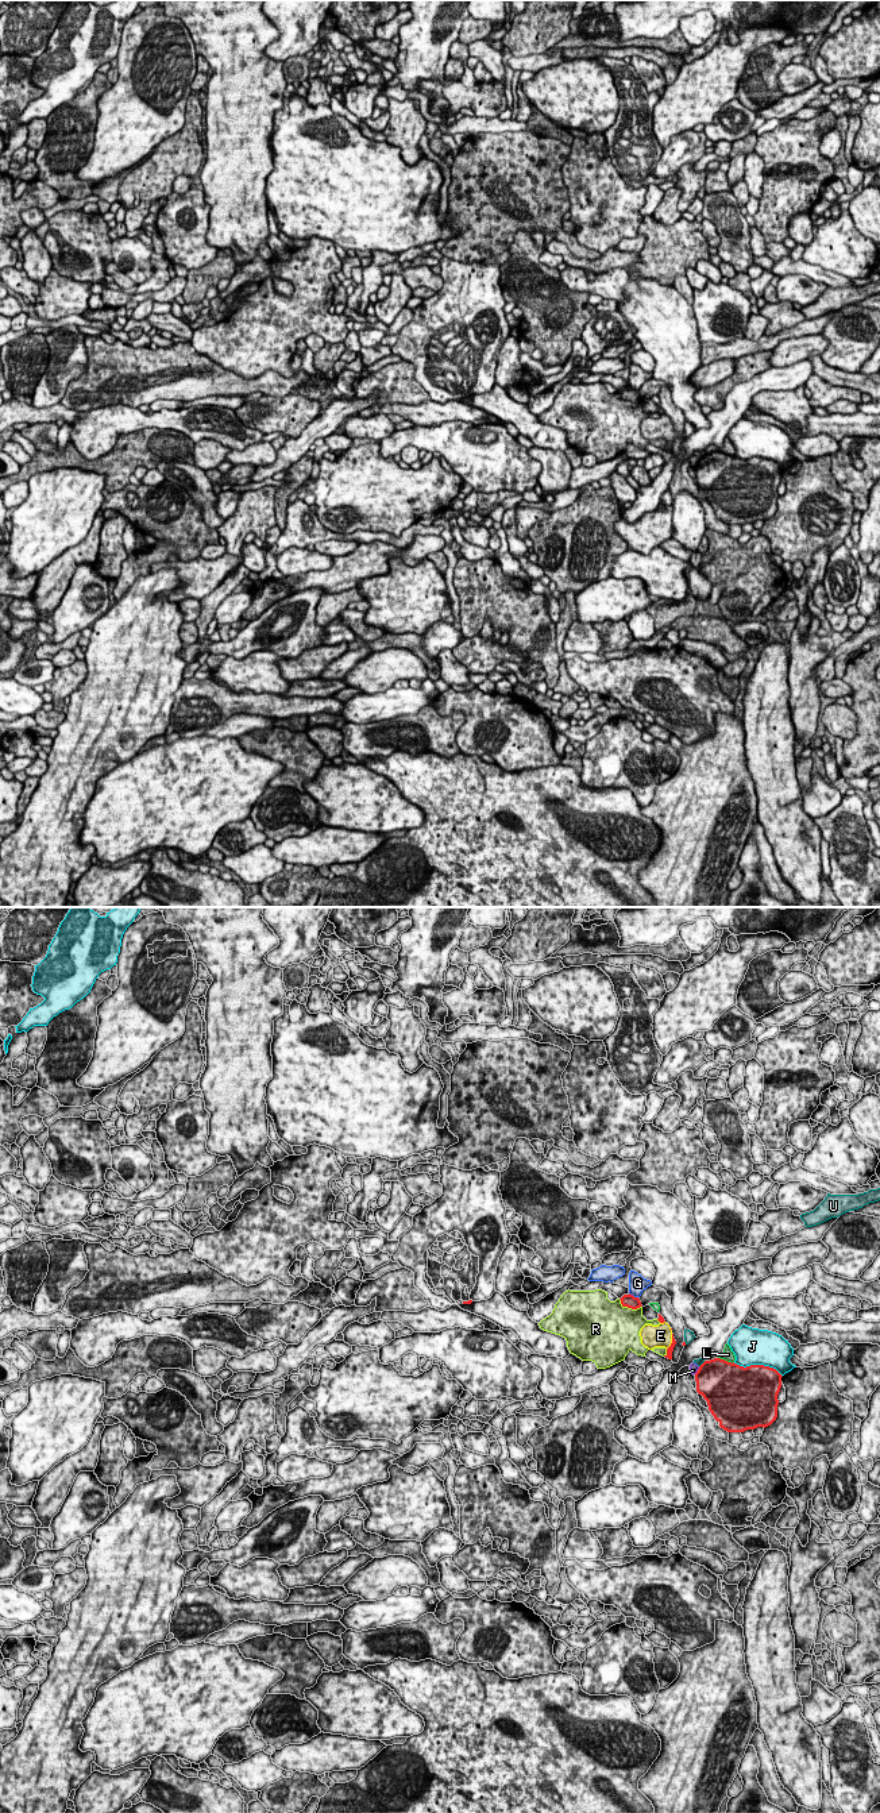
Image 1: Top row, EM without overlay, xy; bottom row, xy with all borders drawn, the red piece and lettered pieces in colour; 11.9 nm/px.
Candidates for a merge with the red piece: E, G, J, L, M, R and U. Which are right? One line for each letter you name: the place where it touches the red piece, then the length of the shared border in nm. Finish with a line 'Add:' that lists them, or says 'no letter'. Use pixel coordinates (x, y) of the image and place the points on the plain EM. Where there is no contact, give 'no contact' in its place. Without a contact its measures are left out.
E: meets red in xy at (672, 435); contact 200 nm long
Add: E

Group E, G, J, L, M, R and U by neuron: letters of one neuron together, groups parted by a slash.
E / G / J / L / M / R / U

